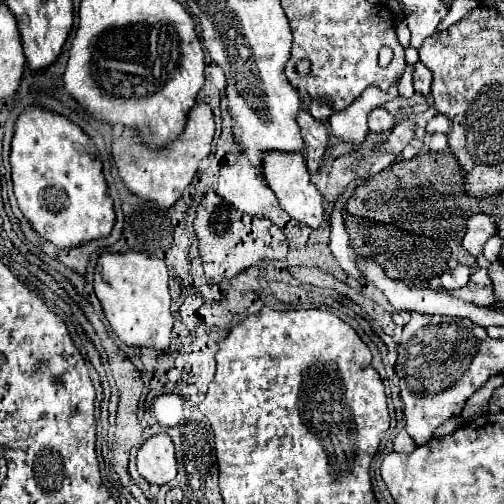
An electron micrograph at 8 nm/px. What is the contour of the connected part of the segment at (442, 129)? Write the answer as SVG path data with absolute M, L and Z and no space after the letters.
M435 115L429 123L427 123L427 133L447 133L451 127L449 119L443 115Z

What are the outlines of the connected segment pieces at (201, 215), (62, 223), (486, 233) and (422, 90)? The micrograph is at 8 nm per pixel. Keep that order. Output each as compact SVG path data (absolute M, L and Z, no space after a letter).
M207 191L201 205L197 207L197 217L193 225L199 239L199 255L203 261L203 269L209 279L231 279L245 269L257 265L259 261L285 259L289 251L287 239L275 223L237 211L213 191Z
M27 107L15 123L9 163L19 209L31 227L57 247L75 247L113 229L113 199L95 151L95 143L77 123L45 107Z
M467 229L463 237L463 245L469 253L479 257L483 253L483 245L497 233L497 229Z
M417 63L415 65L415 75L413 75L413 85L415 85L415 93L419 95L429 95L431 93L431 71L423 65L423 63Z

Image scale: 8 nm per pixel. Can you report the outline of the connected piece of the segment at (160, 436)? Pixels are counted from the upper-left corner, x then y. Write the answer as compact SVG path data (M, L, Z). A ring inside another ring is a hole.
M157 433L139 447L137 469L141 477L145 477L149 483L155 485L163 485L175 479L177 475L175 449L167 433Z

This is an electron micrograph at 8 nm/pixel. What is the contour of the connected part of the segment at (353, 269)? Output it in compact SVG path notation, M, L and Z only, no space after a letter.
M347 185L345 191L329 205L331 207L331 243L329 249L333 251L333 255L337 257L339 265L343 271L347 271L349 275L353 275L355 279L361 277L357 265L355 265L355 251L349 245L349 235L345 231L345 223L343 223L343 213L345 213L345 203L351 197L351 193L355 191L355 187Z

